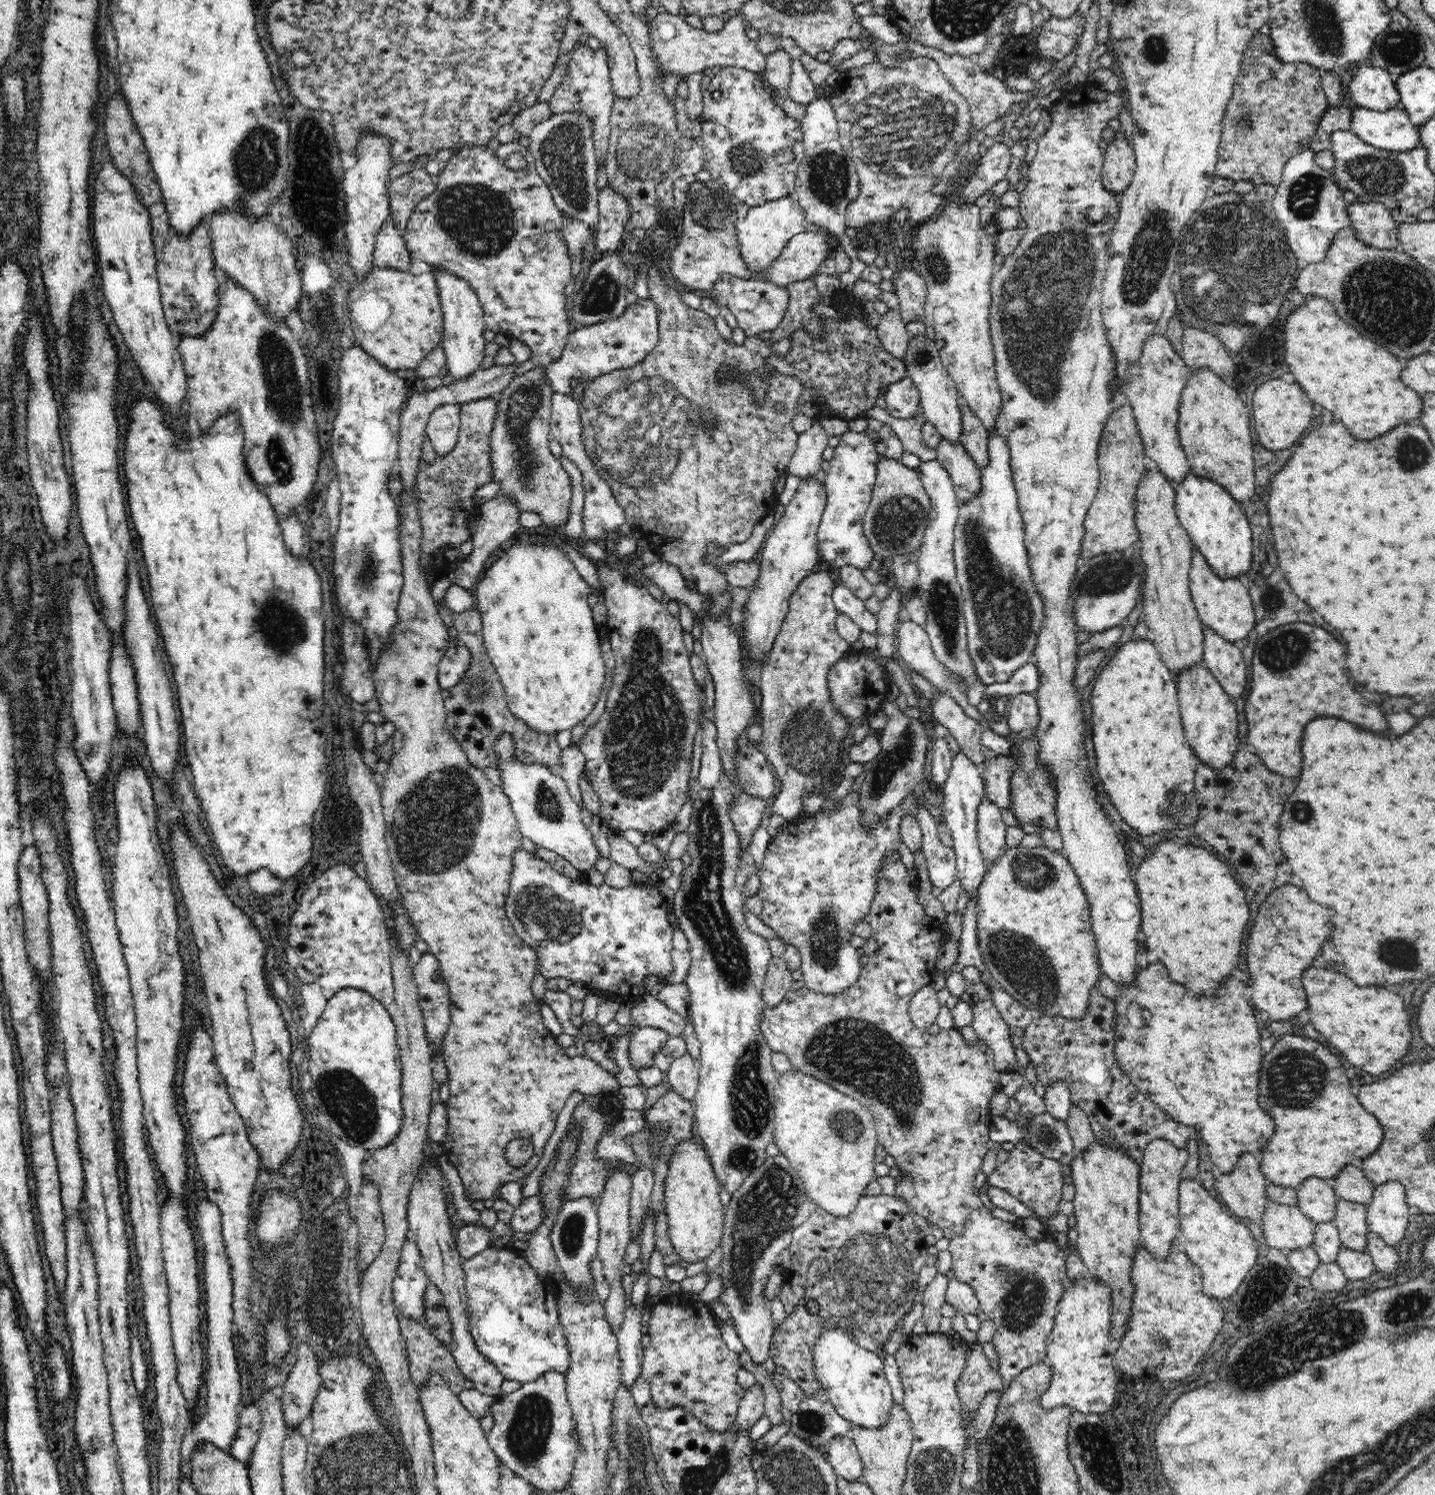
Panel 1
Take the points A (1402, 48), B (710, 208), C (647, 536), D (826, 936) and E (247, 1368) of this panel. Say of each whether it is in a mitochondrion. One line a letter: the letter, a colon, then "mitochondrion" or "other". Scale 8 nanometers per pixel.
A: mitochondrion
B: mitochondrion
C: other
D: mitochondrion
E: other

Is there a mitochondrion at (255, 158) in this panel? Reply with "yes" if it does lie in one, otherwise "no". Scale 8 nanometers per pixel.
yes

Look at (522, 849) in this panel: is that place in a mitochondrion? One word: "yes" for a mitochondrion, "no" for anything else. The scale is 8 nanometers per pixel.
no

